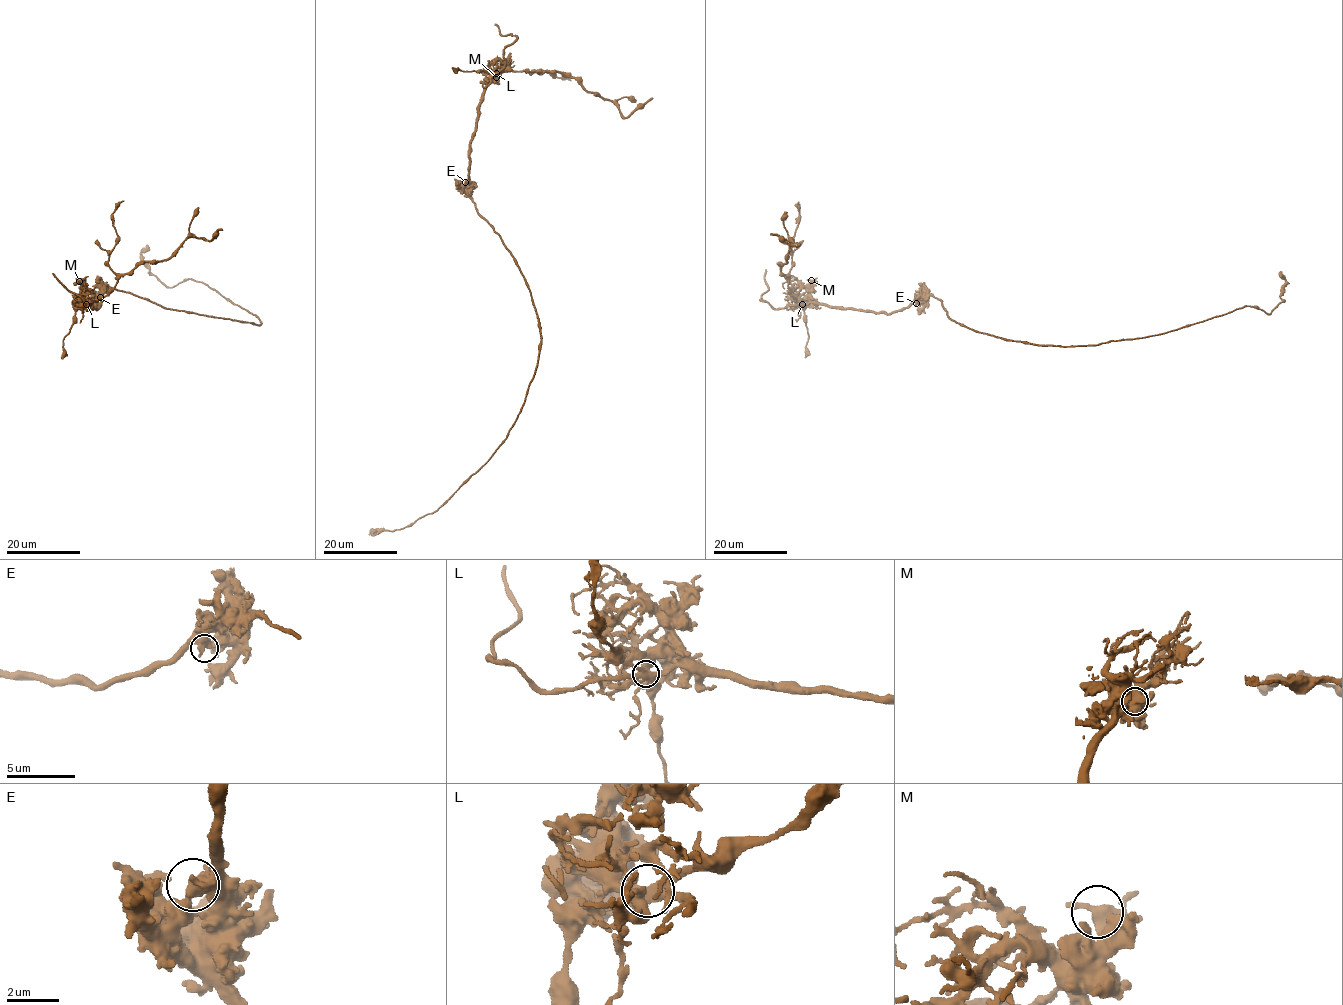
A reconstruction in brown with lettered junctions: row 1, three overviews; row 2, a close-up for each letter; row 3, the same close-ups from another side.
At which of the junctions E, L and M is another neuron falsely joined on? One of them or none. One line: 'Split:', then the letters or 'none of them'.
Split: L

